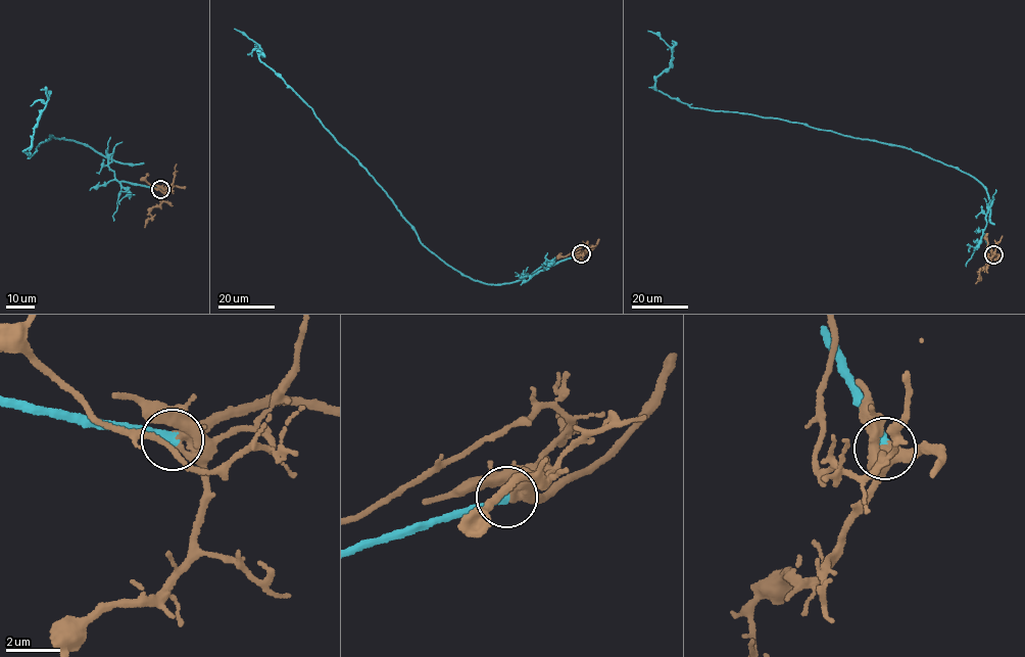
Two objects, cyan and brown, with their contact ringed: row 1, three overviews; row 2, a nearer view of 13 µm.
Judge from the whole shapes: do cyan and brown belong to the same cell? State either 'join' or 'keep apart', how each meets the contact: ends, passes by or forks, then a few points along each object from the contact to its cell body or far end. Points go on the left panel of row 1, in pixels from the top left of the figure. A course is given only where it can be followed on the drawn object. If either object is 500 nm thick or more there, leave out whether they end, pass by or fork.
join; cyan ends there; brown passes by; cyan runs (160, 189), (119, 182), (108, 158), (72, 140), (49, 135), (30, 157), (23, 150), (48, 99), (41, 89); brown runs (160, 189), (171, 189), (164, 193), (154, 189), (146, 181), (147, 173)

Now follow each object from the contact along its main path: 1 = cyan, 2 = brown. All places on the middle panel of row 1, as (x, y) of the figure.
1: (581, 254), (501, 284), (464, 276), (421, 243), (358, 160), (259, 59), (258, 45), (235, 29)
2: (581, 254), (587, 246), (586, 244), (566, 256), (559, 253)

